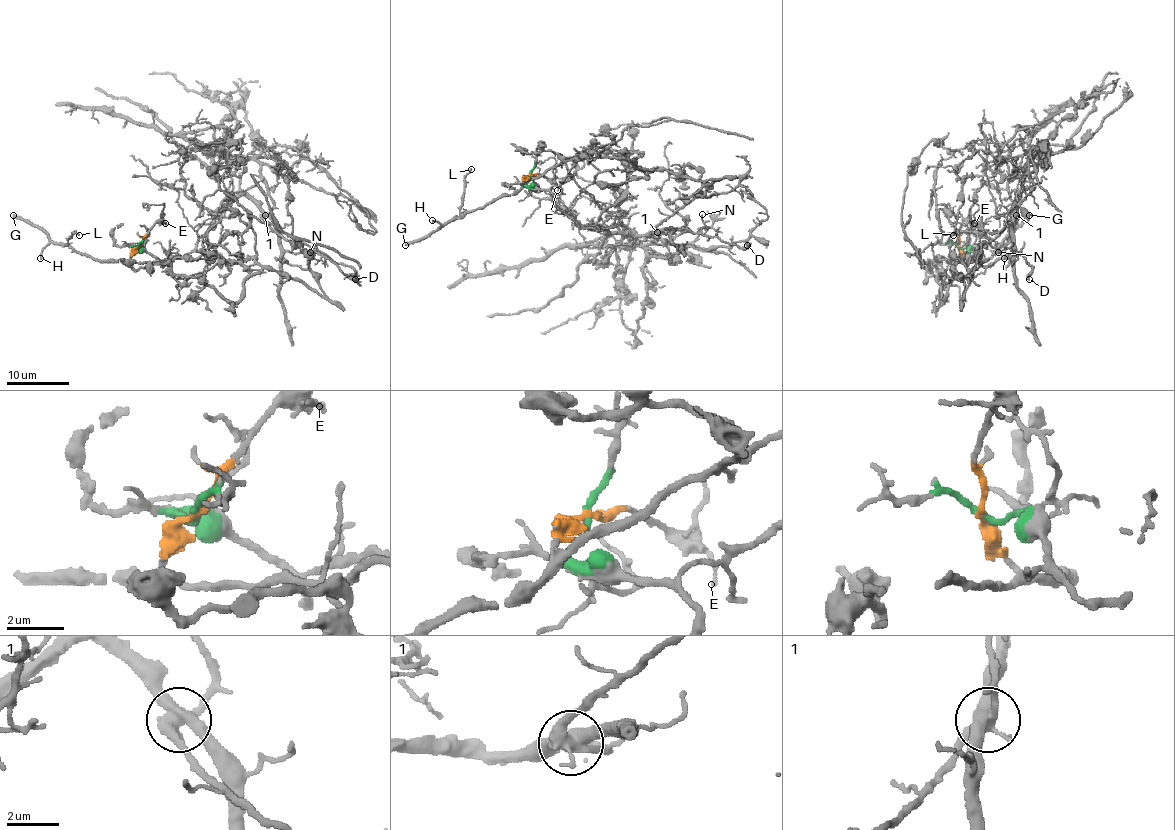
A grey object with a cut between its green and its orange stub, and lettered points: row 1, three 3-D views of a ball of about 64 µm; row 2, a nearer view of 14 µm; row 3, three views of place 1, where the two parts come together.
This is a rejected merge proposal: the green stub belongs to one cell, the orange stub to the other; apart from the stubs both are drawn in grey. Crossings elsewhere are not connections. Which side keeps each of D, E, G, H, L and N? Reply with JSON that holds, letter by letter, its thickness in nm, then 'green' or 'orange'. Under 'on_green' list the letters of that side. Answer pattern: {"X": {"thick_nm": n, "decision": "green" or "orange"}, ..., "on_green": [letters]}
{"D": {"thick_nm": 360, "decision": "green"}, "E": {"thick_nm": 140, "decision": "orange"}, "G": {"thick_nm": 360, "decision": "orange"}, "H": {"thick_nm": 180, "decision": "orange"}, "L": {"thick_nm": 160, "decision": "orange"}, "N": {"thick_nm": 120, "decision": "green"}, "on_green": ["D", "N"]}

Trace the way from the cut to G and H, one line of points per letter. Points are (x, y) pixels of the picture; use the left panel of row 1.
G: (138, 246), (129, 260), (97, 260), (55, 243), (39, 229), (13, 215)
H: (138, 246), (129, 260), (97, 260), (67, 246), (50, 243), (42, 251), (41, 259)

